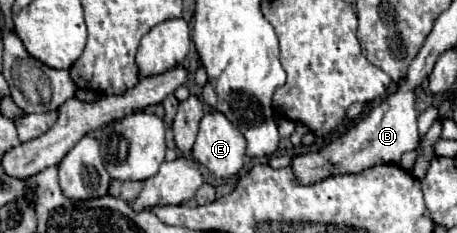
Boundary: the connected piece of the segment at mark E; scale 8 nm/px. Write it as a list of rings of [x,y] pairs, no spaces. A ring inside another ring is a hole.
[[[208,112],[200,122],[192,156],[216,178],[232,178],[244,168],[246,138],[222,112]]]

